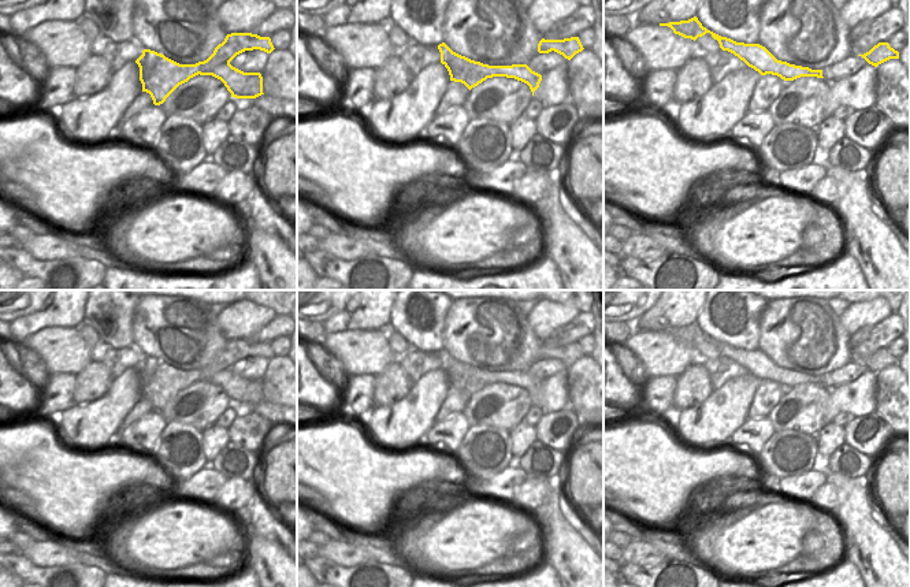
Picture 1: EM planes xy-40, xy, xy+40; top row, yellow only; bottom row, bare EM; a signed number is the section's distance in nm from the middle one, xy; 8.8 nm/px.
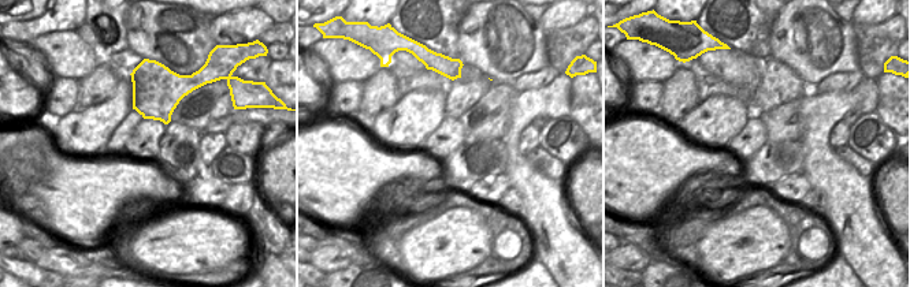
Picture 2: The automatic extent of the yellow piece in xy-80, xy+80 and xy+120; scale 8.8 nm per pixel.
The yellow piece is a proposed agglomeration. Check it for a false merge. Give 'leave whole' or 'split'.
split

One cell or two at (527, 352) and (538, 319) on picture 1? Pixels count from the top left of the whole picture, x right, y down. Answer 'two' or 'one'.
two

